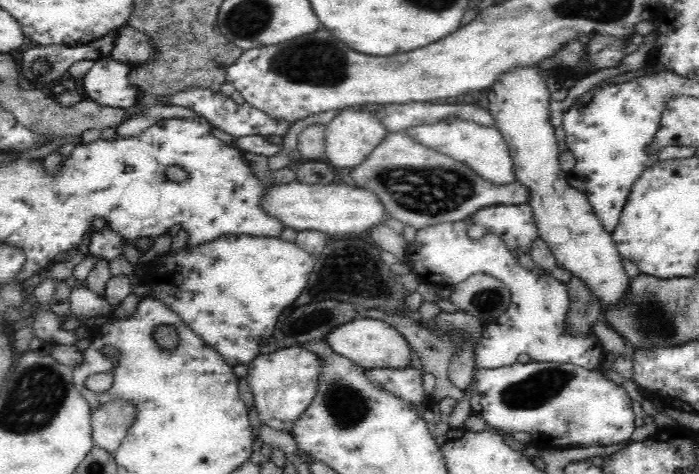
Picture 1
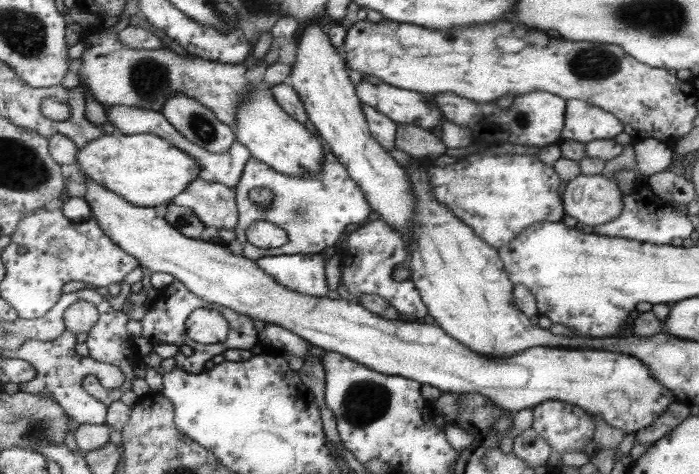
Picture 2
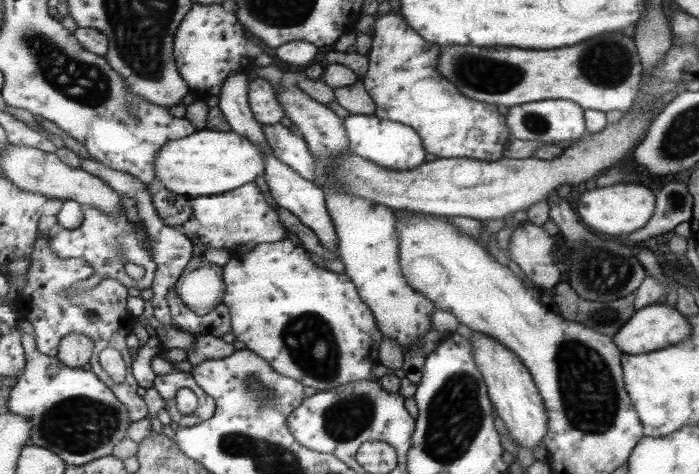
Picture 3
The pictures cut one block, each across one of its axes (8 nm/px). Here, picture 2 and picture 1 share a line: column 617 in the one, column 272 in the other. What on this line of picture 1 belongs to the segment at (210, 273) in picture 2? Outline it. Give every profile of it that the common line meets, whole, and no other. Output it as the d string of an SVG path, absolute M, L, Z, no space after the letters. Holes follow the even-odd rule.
M298 344L292 348L280 348L268 356L260 354L248 366L250 368L246 380L250 382L254 406L260 414L262 424L292 436L296 420L302 416L302 412L306 412L306 408L310 408L318 394L318 382L324 368L324 360Z

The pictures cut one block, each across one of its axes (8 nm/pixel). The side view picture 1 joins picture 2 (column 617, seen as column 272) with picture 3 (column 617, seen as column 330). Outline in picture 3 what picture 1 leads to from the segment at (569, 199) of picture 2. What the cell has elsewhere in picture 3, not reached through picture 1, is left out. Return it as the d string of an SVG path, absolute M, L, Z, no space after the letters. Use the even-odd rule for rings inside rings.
M613 184L607 188L591 188L577 202L577 218L583 226L605 232L605 234L633 234L649 224L657 200L645 186L635 184Z

